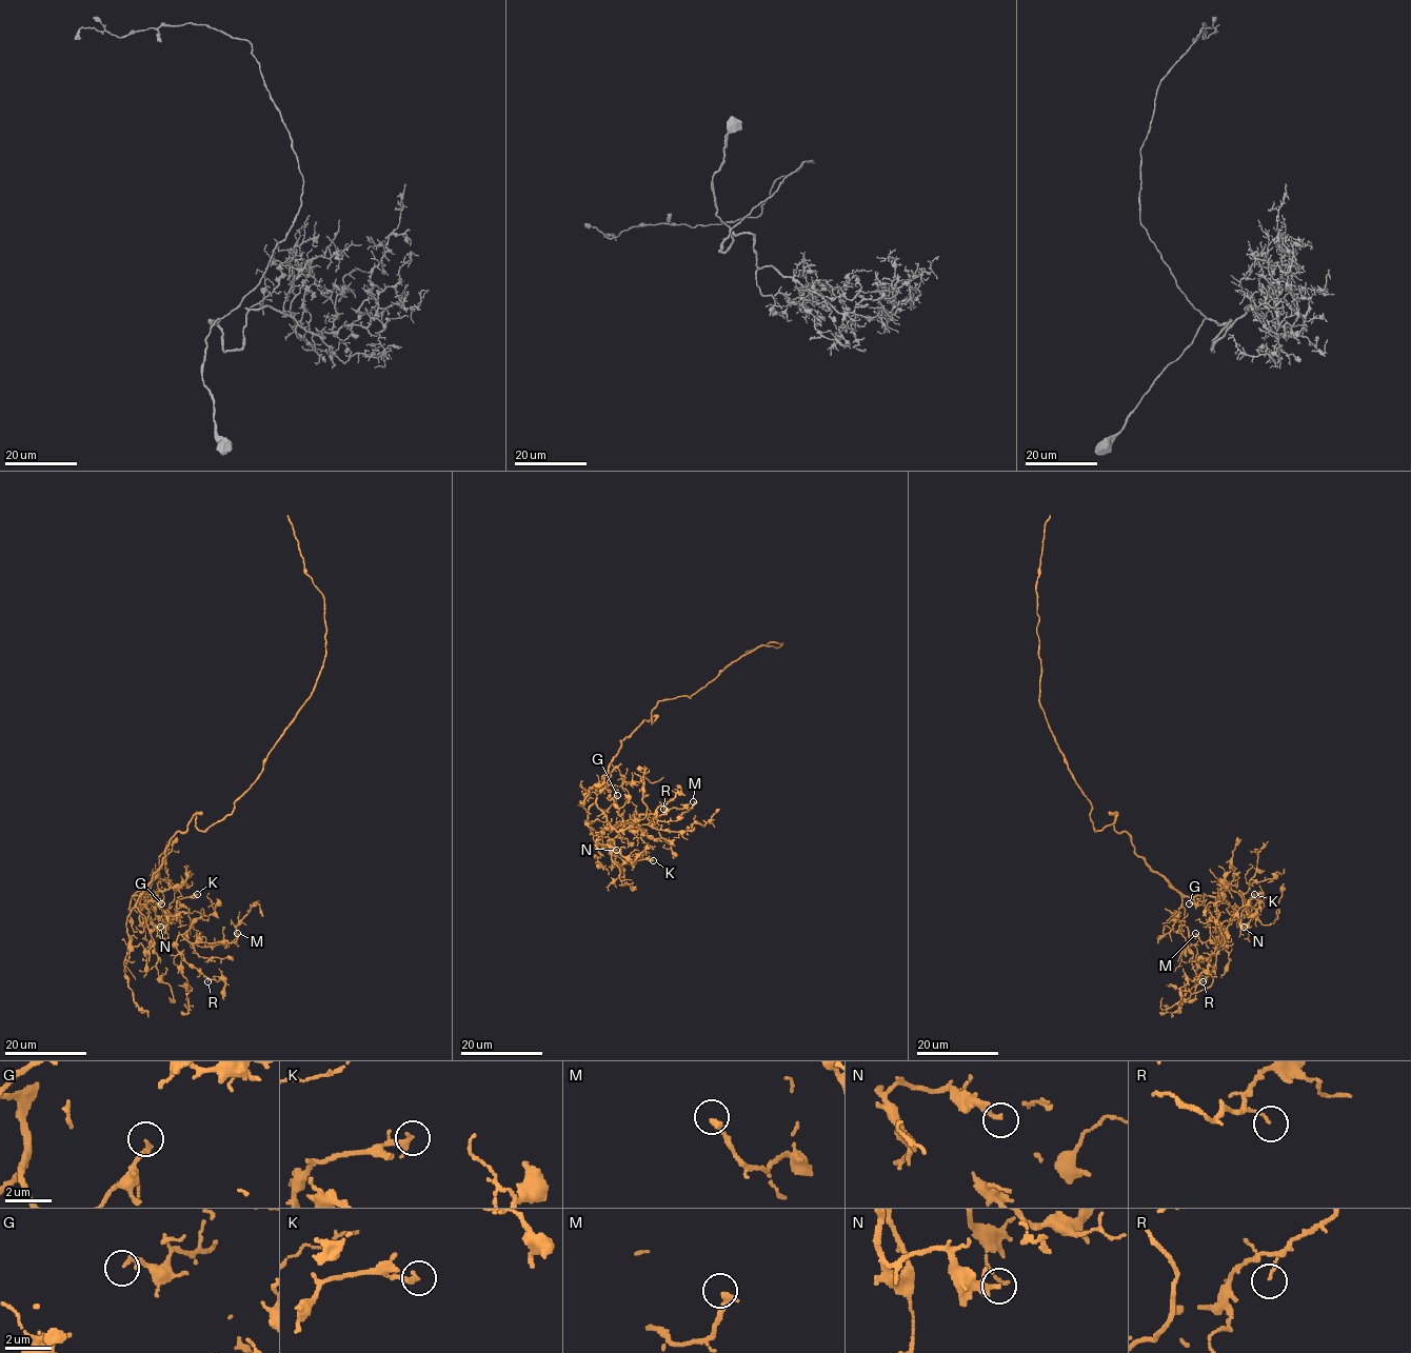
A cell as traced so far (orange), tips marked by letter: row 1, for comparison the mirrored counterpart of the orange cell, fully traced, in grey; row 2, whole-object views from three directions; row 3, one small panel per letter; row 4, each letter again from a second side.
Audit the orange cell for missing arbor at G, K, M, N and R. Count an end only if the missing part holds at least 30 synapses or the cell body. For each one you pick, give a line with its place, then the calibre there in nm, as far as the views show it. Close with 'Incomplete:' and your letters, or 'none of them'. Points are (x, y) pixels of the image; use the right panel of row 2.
K: Place: (1254, 894). Thickness 180 nm
Incomplete: K

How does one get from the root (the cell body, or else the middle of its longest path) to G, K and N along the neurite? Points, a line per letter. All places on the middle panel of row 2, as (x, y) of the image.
G: (660, 701), (651, 713), (652, 722), (643, 720), (620, 741), (597, 790), (597, 806), (605, 811), (617, 795)
K: (660, 701), (651, 713), (652, 722), (643, 720), (620, 741), (588, 816), (608, 849), (633, 866), (653, 860)
N: (660, 701), (651, 713), (652, 722), (643, 720), (620, 741), (589, 809), (596, 844), (616, 850)

